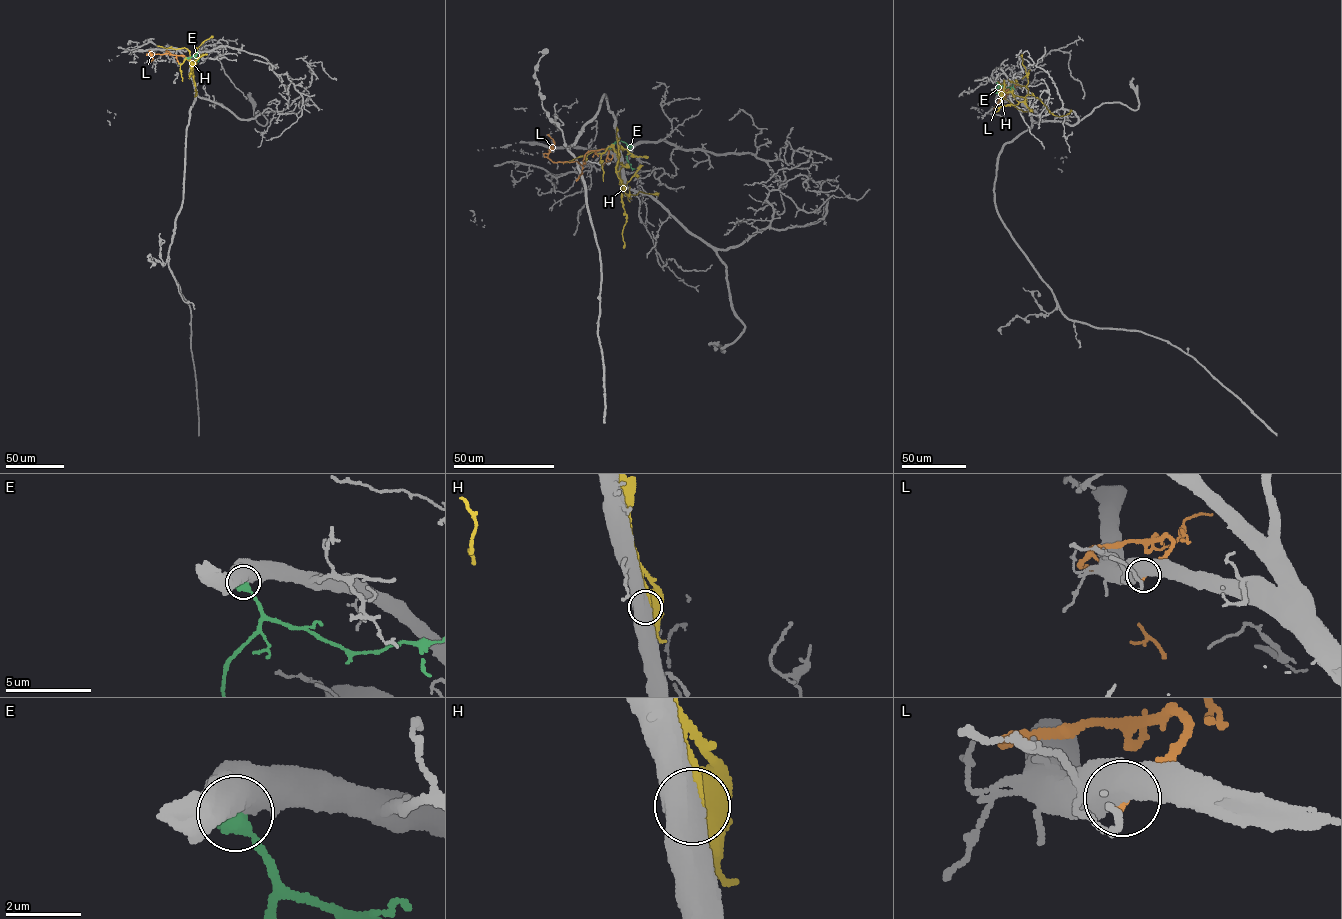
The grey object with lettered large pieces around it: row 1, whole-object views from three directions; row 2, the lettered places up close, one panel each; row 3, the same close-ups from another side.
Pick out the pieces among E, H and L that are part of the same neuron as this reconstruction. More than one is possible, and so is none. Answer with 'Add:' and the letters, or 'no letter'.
Add: no letter

